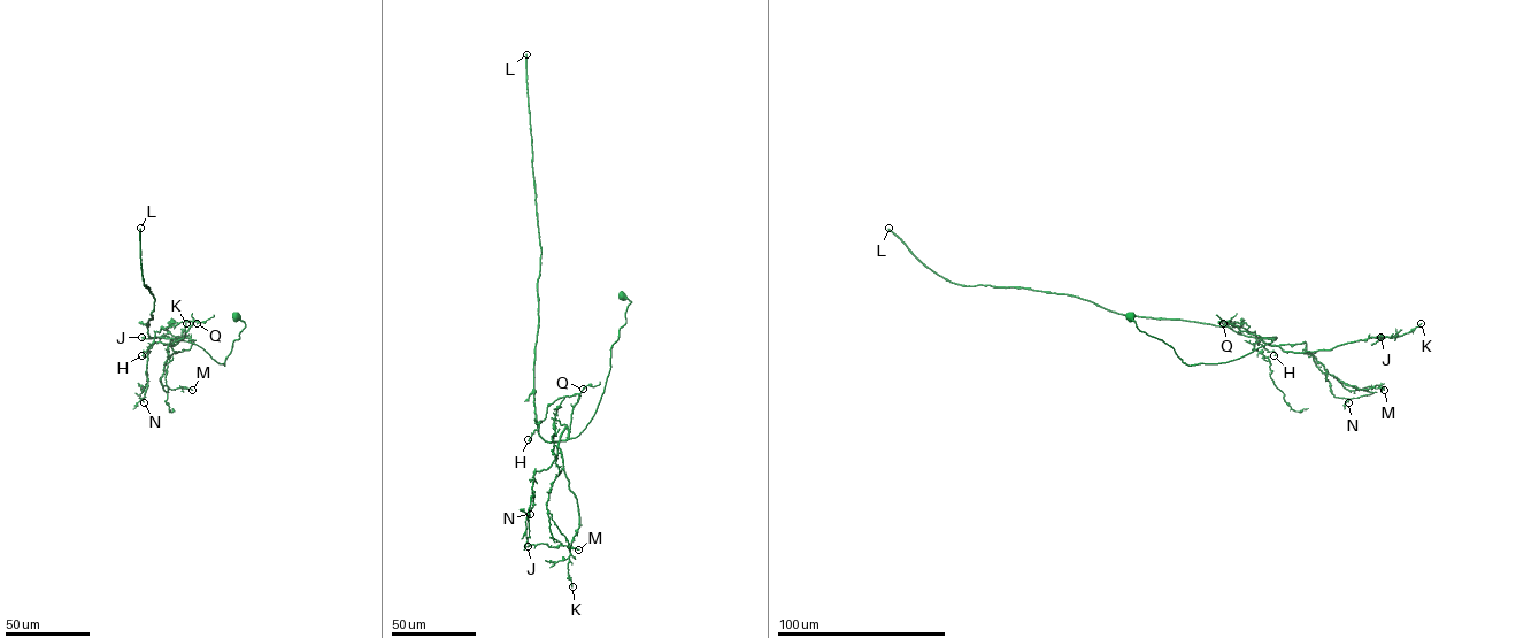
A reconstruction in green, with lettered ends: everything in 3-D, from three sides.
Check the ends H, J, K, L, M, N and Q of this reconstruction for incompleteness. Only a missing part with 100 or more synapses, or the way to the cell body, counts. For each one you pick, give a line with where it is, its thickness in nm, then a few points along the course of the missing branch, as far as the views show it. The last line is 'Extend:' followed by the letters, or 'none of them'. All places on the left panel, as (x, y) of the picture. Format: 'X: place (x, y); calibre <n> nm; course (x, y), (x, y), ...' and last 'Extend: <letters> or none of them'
L: place (140, 228); calibre 440 nm; course (140, 228), (138, 194), (116, 155), (14, 112), (8, 91), (18, 61), (53, 50), (82, 60), (85, 47)
Extend: L

